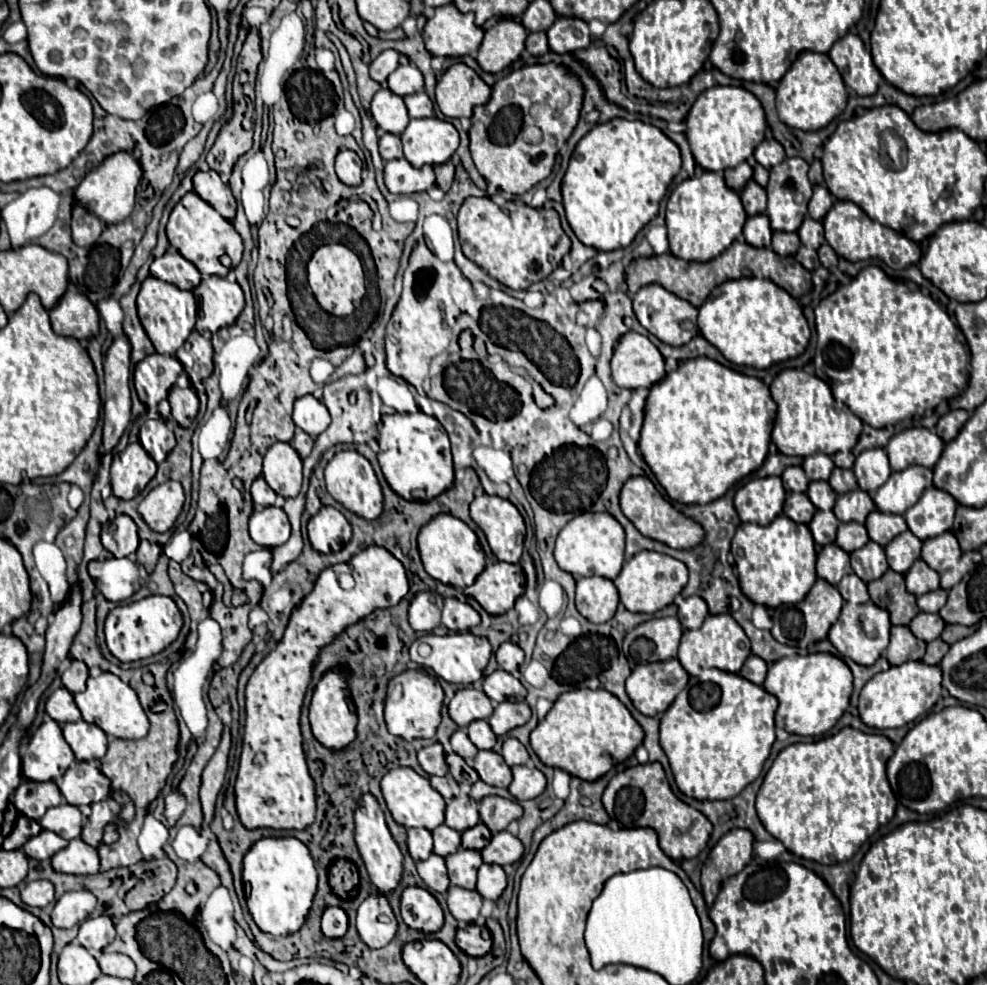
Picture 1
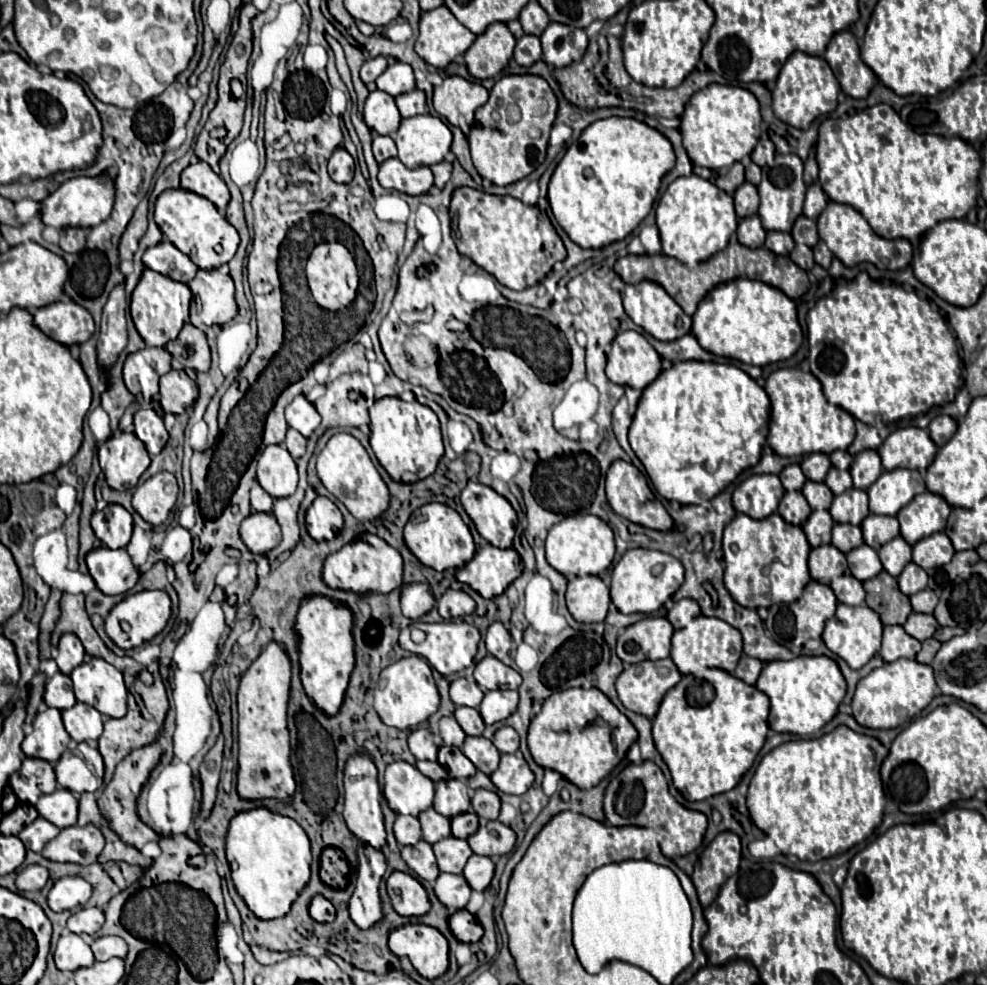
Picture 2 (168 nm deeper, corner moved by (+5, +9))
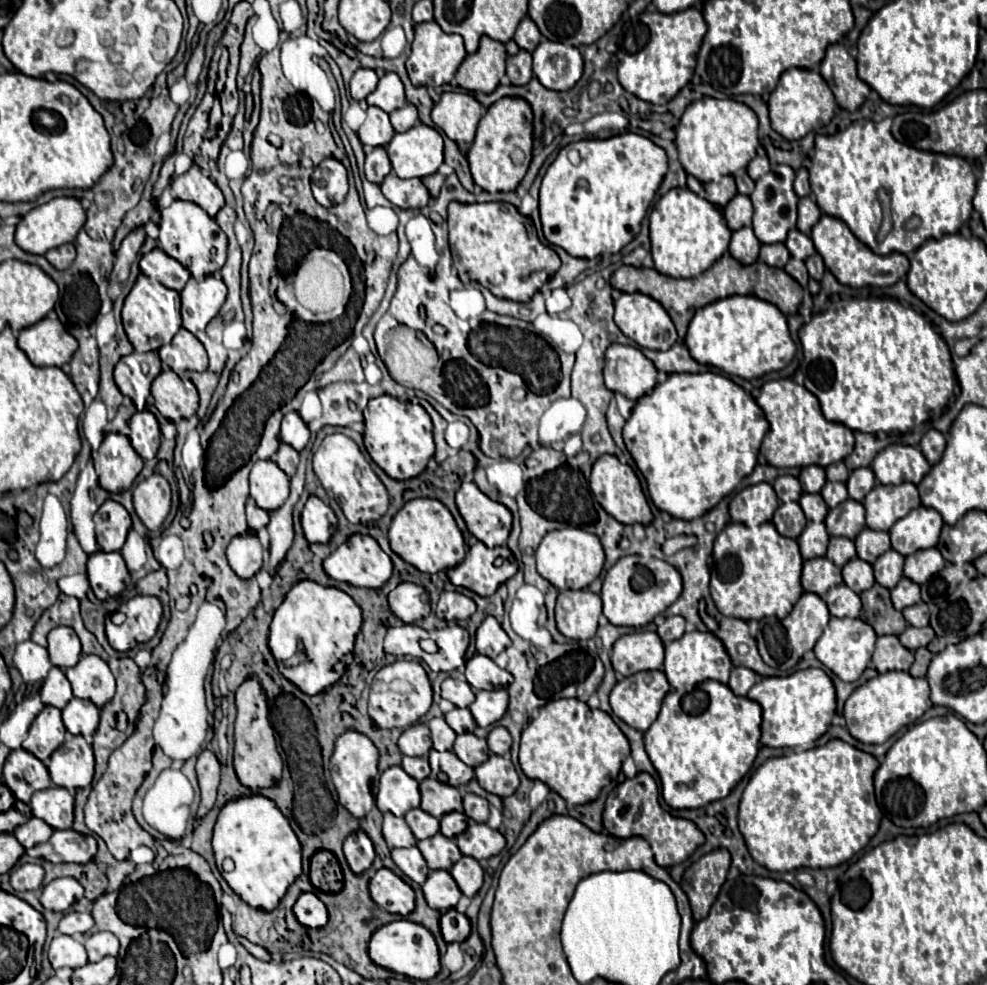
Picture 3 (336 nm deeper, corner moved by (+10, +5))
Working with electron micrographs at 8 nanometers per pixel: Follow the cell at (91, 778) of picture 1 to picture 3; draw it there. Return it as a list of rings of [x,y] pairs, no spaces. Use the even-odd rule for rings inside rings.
[[[66,735],[66,741],[50,755],[46,765],[52,783],[70,791],[90,787],[94,777],[94,753],[80,735]]]

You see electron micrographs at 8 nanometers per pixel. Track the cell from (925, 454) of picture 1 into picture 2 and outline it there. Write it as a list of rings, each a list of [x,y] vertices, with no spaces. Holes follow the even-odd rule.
[[[907,427],[891,433],[877,453],[885,471],[917,469],[923,473],[933,463],[937,447],[925,429]]]

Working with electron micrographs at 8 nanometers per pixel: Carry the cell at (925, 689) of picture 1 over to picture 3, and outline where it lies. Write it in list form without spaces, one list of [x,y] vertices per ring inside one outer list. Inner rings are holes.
[[[888,671],[868,679],[848,697],[844,707],[850,735],[862,743],[884,743],[924,715],[930,707],[928,693],[928,681],[924,677],[912,677],[908,671]]]

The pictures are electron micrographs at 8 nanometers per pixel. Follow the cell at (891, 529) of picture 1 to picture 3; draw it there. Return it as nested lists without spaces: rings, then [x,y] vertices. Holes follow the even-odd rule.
[[[862,529],[862,533],[854,539],[858,557],[874,563],[884,551],[890,549],[890,535],[888,531],[874,531],[874,529]]]

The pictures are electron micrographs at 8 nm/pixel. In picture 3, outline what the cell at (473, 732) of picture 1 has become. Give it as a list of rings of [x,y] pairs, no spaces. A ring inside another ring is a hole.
[[[452,709],[444,715],[446,723],[456,731],[456,733],[474,733],[476,729],[476,721],[470,713],[470,709]]]

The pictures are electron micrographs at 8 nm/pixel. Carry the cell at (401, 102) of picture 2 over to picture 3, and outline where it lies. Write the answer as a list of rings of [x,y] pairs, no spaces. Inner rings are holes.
[[[406,103],[404,107],[396,109],[396,113],[390,113],[390,121],[396,131],[408,131],[418,123],[418,109],[412,103]]]

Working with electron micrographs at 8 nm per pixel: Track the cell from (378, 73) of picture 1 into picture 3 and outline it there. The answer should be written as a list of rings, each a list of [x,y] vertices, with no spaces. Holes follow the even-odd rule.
[[[358,69],[350,81],[350,93],[356,101],[360,101],[374,91],[376,83],[378,83],[378,75],[374,69]]]

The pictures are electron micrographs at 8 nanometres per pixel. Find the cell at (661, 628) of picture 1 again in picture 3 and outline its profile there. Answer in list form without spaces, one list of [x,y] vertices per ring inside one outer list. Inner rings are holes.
[[[656,631],[628,633],[613,645],[611,663],[622,675],[660,669],[664,663],[664,643]]]

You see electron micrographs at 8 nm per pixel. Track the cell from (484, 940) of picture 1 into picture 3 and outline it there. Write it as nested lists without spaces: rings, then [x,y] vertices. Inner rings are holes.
[[[450,909],[440,917],[440,929],[446,943],[462,943],[470,935],[470,919],[456,909]]]

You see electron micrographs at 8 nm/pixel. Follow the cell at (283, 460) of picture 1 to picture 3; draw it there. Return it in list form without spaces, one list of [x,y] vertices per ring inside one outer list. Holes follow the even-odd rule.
[[[256,461],[250,471],[250,495],[256,499],[258,507],[272,511],[278,509],[290,493],[290,477],[272,461]]]

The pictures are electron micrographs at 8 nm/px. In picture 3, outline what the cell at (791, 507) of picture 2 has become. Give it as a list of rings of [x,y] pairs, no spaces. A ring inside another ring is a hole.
[[[788,501],[776,509],[772,523],[776,525],[780,535],[798,539],[798,535],[806,527],[806,517],[804,517],[804,511],[800,509],[800,505],[796,501]]]

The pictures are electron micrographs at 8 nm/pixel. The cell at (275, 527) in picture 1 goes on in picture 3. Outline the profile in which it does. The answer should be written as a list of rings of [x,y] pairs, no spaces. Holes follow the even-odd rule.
[[[252,531],[244,535],[236,535],[228,545],[228,563],[234,569],[234,573],[242,579],[250,579],[258,573],[264,561],[264,547]]]

